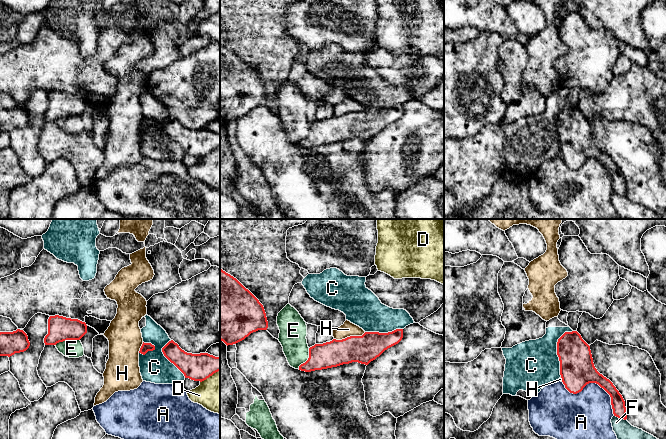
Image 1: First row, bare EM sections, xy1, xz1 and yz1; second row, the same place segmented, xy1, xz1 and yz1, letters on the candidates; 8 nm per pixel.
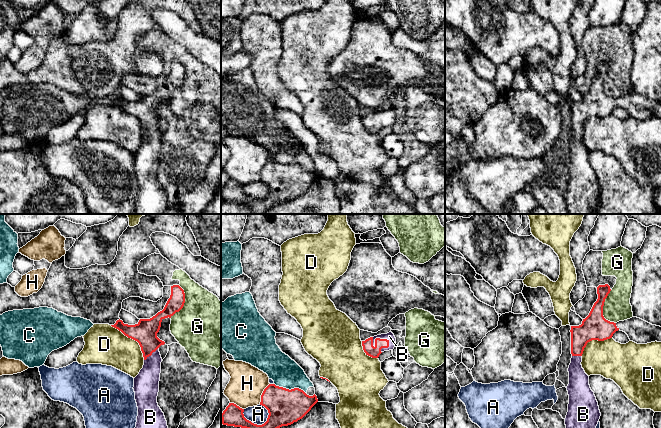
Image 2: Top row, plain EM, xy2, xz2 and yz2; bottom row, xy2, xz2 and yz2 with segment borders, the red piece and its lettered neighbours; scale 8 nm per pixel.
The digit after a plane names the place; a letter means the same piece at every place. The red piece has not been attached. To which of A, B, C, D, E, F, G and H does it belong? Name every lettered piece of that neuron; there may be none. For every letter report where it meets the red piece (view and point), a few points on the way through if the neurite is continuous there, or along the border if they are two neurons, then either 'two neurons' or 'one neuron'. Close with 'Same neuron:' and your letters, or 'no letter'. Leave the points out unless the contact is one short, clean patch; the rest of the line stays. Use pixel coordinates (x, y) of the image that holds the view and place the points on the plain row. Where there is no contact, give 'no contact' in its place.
A: meets red in yz1 at (594, 158); two neurons
B: meets red in xz2 at (383, 115); runs through xz2 (374, 128), (374, 124), (383, 115), (389, 112); one neuron
C: meets red in yz1 at (557, 127); two neurons
D: meets red in xy2 at (132, 114); two neurons
E: meets red in xy1 at (67, 115); two neurons
F: meets red in yz1 at (620, 194); two neurons
G: meets red in yz2 at (602, 85); two neurons
H: meets red in xz1 at (350, 112); two neurons
Same neuron: B

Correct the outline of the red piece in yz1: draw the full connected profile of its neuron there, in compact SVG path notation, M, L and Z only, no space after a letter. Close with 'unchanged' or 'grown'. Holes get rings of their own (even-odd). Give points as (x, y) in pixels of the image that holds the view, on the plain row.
M577 107L565 108L557 118L560 151L565 164L577 170L589 159L596 159L611 173L614 192L627 195L625 177L613 159L594 142L590 122Z | unchanged

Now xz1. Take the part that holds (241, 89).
M220 44L220 116L227 122L233 121L251 109L267 104L268 97L263 81L236 54Z | unchanged

